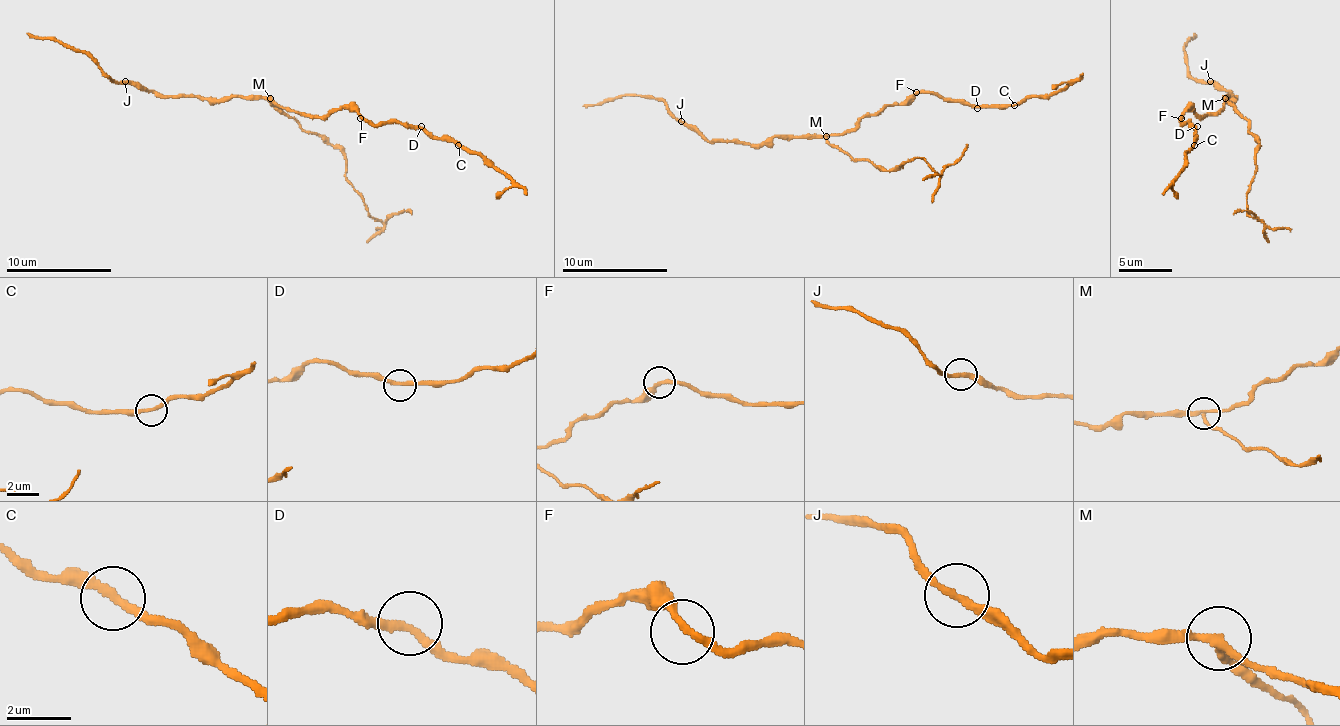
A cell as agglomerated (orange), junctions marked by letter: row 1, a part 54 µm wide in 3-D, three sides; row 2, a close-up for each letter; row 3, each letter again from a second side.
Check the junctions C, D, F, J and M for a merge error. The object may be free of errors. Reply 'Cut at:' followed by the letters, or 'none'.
Cut at: M

